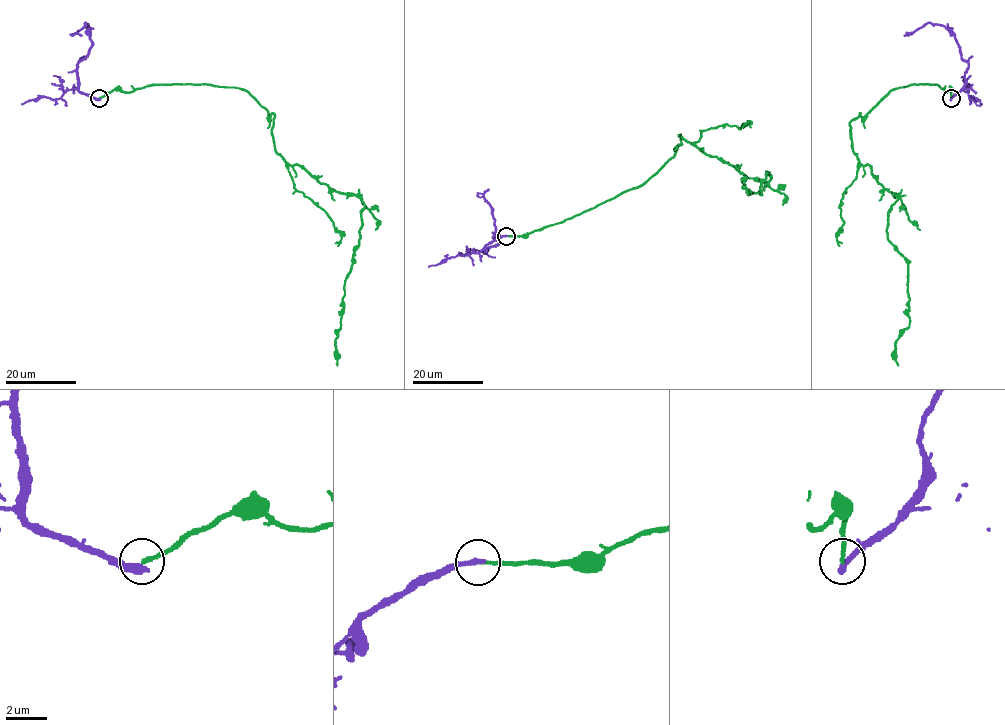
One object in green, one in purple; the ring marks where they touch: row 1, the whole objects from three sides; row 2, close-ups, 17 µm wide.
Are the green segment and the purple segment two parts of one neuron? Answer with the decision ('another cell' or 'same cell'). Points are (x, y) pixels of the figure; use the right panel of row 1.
another cell

